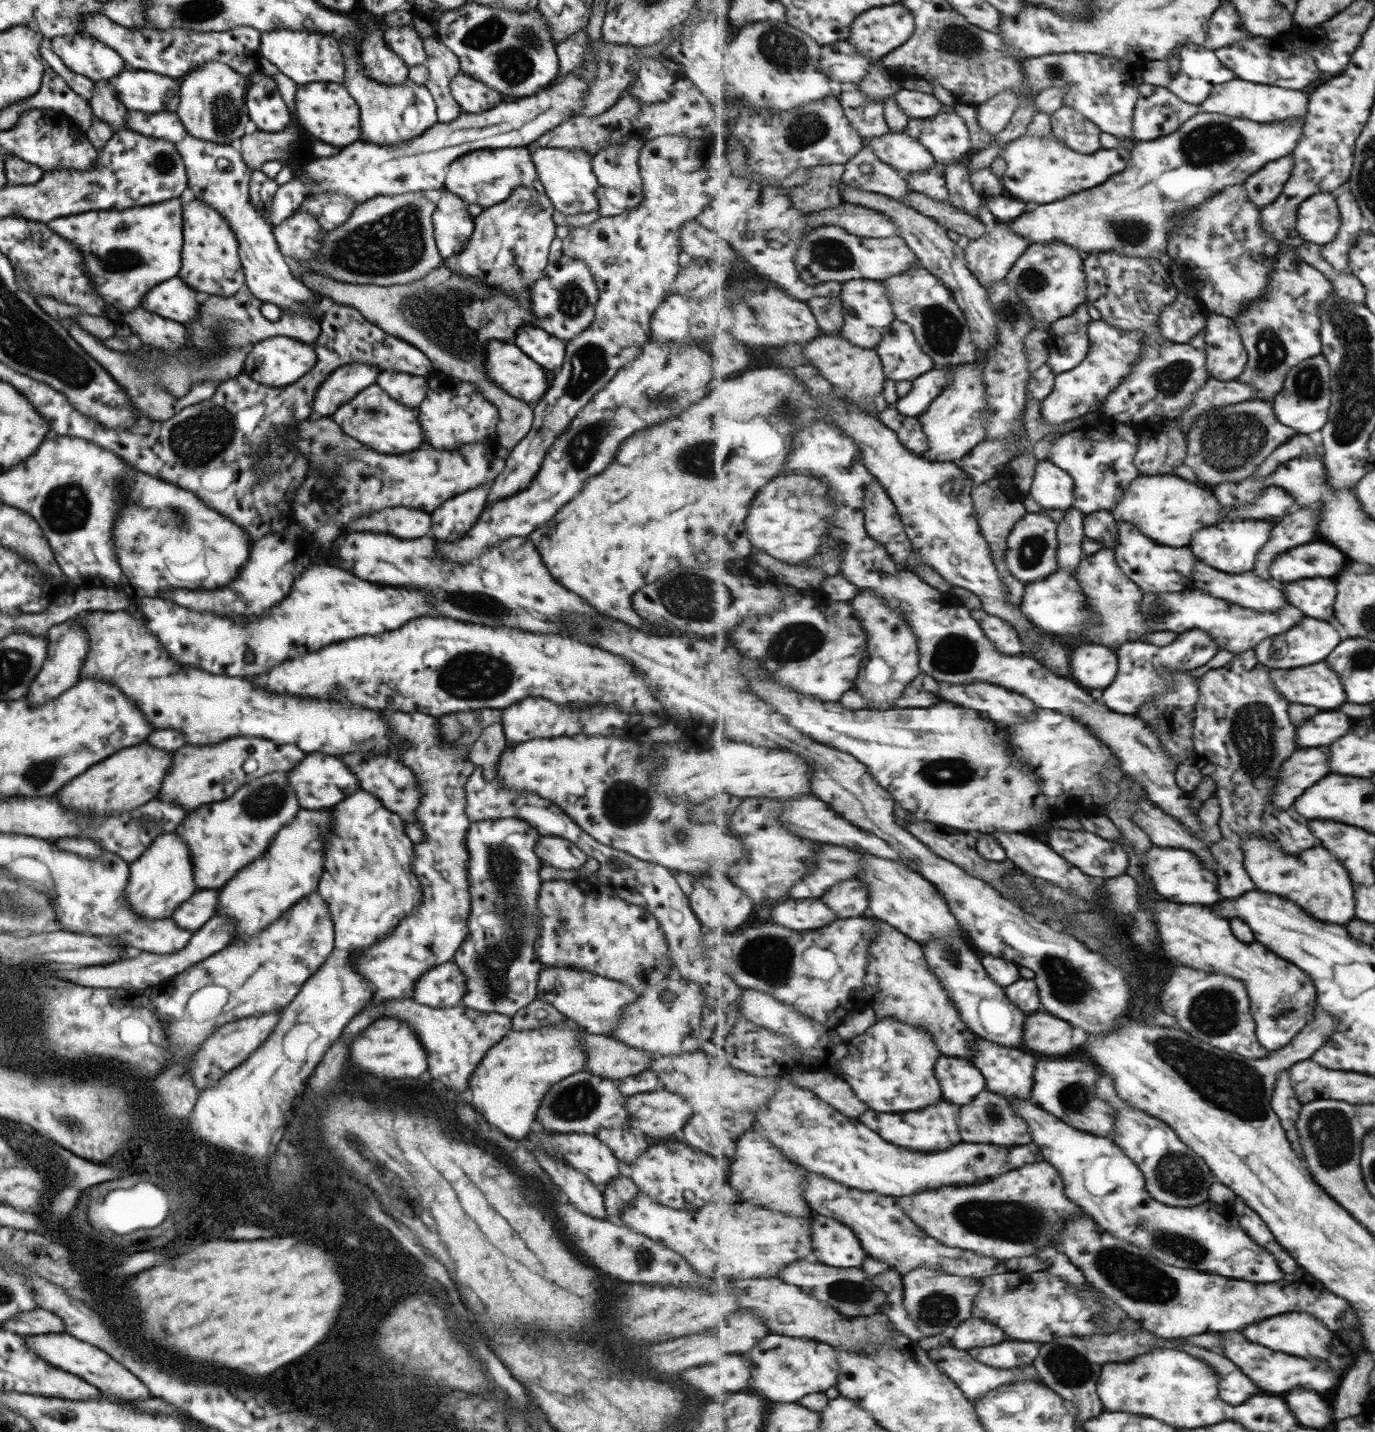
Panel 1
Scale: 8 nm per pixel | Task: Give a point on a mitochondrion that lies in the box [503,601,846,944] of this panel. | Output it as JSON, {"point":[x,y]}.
{"point":[624,803]}

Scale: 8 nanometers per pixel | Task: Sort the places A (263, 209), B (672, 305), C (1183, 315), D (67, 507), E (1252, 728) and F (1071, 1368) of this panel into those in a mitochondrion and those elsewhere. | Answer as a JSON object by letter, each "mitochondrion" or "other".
{"A":"other","B":"other","C":"other","D":"mitochondrion","E":"mitochondrion","F":"mitochondrion"}

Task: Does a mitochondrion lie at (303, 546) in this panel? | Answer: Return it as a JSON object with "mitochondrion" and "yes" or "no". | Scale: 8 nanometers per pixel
{"mitochondrion":"no"}

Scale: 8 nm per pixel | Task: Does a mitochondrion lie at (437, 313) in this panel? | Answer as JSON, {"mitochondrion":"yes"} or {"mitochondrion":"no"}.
{"mitochondrion":"yes"}

